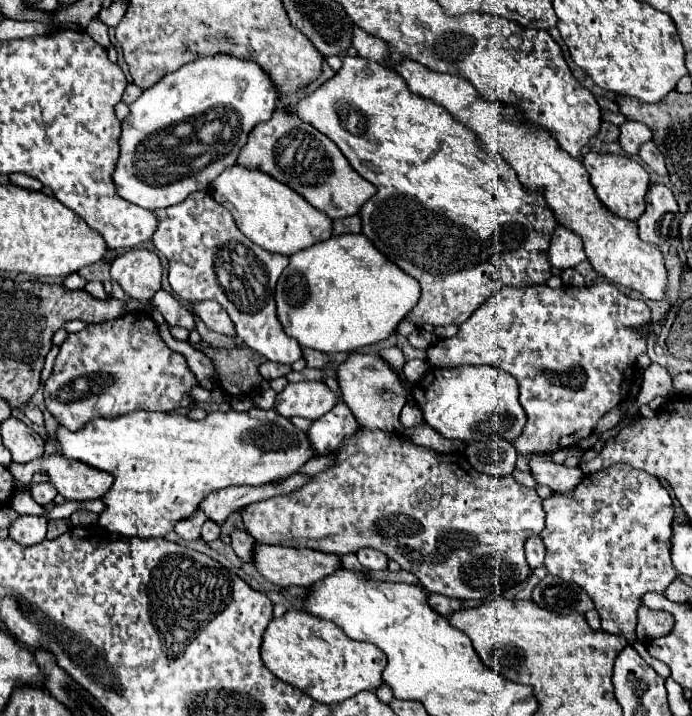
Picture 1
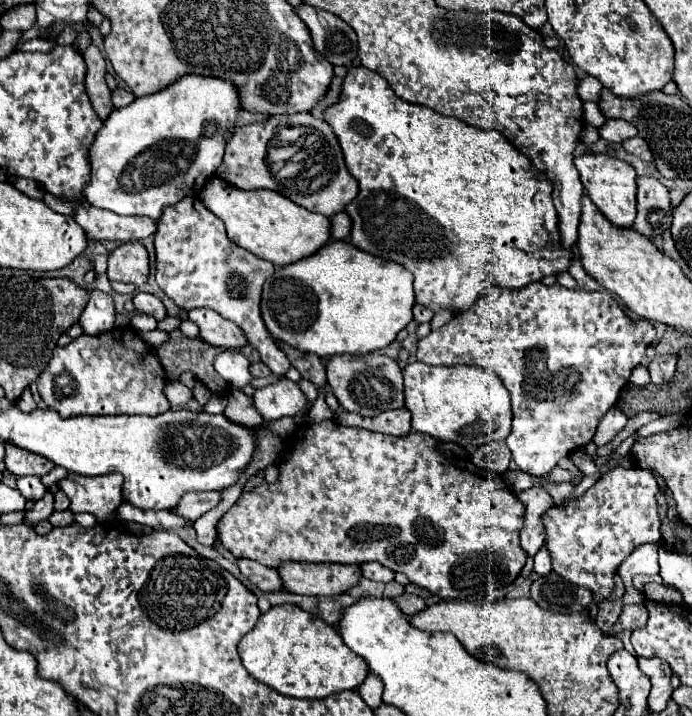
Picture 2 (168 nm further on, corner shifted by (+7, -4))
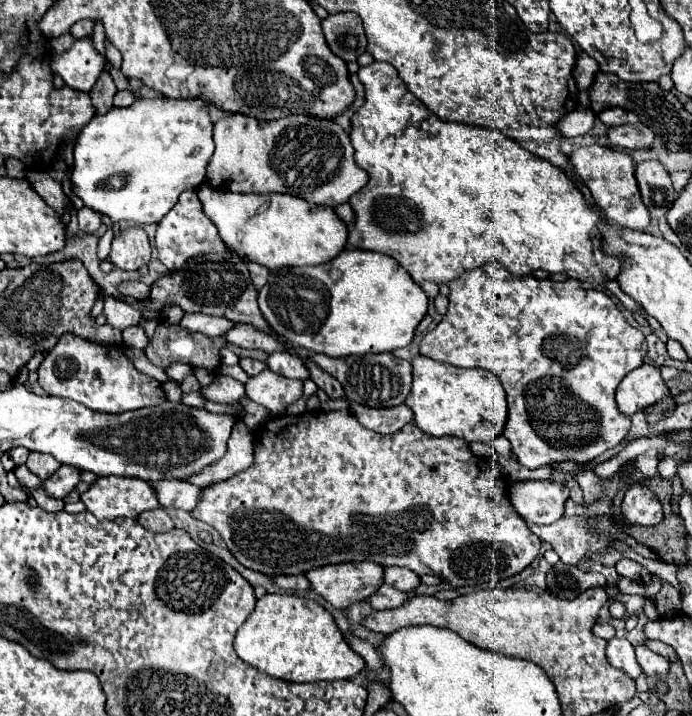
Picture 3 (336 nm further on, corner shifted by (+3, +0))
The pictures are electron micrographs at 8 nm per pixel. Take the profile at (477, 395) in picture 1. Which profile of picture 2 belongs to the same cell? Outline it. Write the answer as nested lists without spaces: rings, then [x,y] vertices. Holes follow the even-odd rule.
[[[412,363],[404,369],[404,397],[412,413],[412,429],[440,441],[482,447],[490,441],[504,441],[510,433],[510,397],[498,375],[482,367],[454,365],[428,367]]]

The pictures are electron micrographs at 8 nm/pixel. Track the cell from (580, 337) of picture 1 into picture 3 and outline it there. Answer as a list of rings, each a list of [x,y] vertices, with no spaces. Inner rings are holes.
[[[498,261],[464,271],[448,287],[448,311],[438,327],[424,335],[420,353],[454,367],[484,367],[498,375],[508,401],[504,437],[512,443],[512,453],[524,467],[538,469],[552,461],[588,463],[626,437],[630,417],[620,413],[614,395],[626,373],[644,365],[646,339],[642,331],[626,323],[604,291],[584,289],[578,279],[562,283],[540,281],[532,275],[520,279]]]

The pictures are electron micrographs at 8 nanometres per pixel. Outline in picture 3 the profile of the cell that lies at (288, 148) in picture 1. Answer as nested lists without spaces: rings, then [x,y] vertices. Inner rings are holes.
[[[228,115],[214,123],[216,151],[206,165],[206,181],[232,193],[288,193],[316,205],[346,203],[368,183],[368,173],[354,161],[350,137],[330,119],[292,115],[278,121],[256,121]]]

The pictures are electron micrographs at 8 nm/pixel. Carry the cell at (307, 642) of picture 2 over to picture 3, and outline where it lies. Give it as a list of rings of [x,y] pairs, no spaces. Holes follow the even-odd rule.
[[[266,593],[256,601],[254,611],[236,633],[234,651],[244,663],[292,683],[352,679],[366,665],[350,649],[334,617],[322,605],[312,599],[282,593]]]

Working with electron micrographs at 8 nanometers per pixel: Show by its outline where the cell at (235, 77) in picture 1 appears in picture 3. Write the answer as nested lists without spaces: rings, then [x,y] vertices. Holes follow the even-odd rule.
[[[138,99],[134,101],[130,107],[124,107],[124,109],[110,109],[106,115],[94,115],[94,119],[82,129],[82,133],[76,137],[76,143],[74,143],[74,167],[72,167],[72,193],[76,197],[80,197],[84,201],[86,207],[94,209],[94,211],[100,211],[104,215],[108,215],[112,219],[112,223],[120,223],[120,221],[136,221],[140,225],[144,223],[158,223],[178,201],[178,195],[182,191],[188,191],[192,187],[198,187],[204,183],[206,179],[206,163],[208,159],[212,157],[214,153],[214,141],[212,141],[212,121],[208,117],[208,105],[198,101],[198,99]]]

